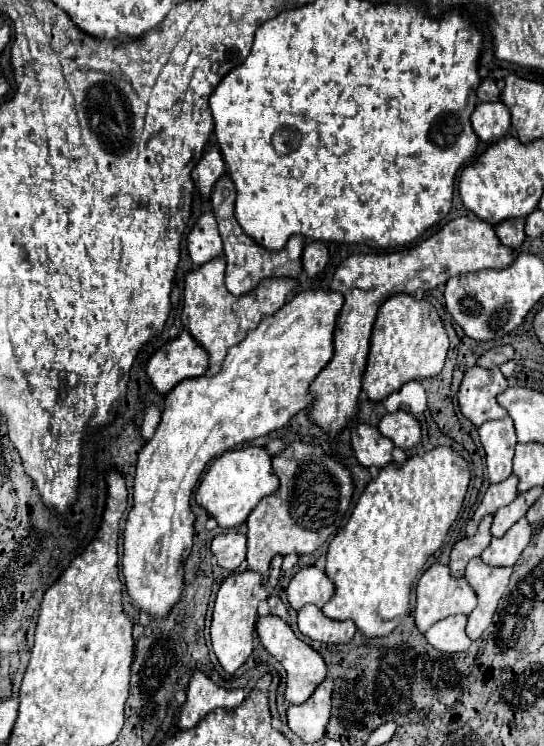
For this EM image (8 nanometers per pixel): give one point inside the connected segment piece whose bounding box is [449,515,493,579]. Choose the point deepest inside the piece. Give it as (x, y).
(466, 549)

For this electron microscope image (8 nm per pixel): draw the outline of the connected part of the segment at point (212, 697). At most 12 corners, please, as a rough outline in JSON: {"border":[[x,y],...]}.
{"border":[[197,671],[187,685],[179,727],[197,725],[211,709],[233,709],[243,689],[217,687]]}

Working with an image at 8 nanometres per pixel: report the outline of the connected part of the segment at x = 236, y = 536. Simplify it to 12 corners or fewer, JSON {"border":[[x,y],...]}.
{"border":[[239,531],[217,535],[211,551],[219,567],[235,571],[247,541]]}

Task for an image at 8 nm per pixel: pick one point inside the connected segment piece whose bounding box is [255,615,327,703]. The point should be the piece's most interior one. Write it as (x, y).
(305, 669)

